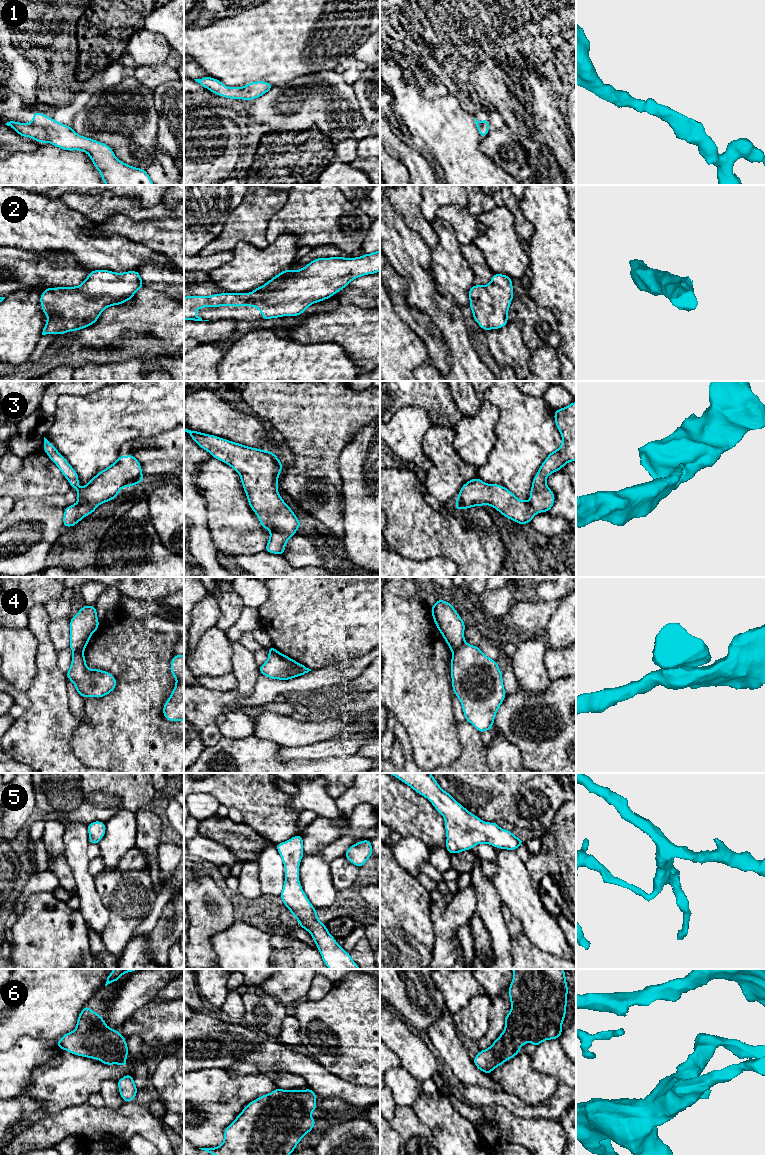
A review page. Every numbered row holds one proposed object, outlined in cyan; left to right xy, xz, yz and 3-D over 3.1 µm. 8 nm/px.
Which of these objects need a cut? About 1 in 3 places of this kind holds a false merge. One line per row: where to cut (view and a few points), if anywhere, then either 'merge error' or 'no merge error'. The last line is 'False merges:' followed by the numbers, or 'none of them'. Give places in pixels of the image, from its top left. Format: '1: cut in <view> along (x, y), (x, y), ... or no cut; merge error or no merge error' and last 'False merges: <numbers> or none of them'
1: no cut; no merge error
2: no cut; no merge error
3: no cut; no merge error
4: cut in yz along (465, 642), (453, 652); merge error
5: no cut; no merge error
6: no cut; no merge error
False merges: 4

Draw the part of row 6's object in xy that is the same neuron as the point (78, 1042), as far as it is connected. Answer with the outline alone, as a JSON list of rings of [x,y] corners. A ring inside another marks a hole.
[[[88,1005],[79,1013],[75,1030],[63,1035],[56,1045],[71,1054],[97,1059],[106,1065],[118,1064],[127,1067],[126,1056],[129,1055],[129,1050],[125,1037],[116,1029],[108,1027],[104,1018],[93,1012]]]

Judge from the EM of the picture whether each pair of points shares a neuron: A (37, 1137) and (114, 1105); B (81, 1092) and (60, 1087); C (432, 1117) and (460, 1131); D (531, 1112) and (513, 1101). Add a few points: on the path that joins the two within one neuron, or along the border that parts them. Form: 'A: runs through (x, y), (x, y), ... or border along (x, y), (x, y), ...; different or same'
A: border along (124, 1102), (116, 1110), (110, 1110), (105, 1106); different
B: runs through (76, 1087), (65, 1087); same
C: runs through (439, 1117), (453, 1131); same
D: runs through (527, 1111), (522, 1110), (517, 1105); same

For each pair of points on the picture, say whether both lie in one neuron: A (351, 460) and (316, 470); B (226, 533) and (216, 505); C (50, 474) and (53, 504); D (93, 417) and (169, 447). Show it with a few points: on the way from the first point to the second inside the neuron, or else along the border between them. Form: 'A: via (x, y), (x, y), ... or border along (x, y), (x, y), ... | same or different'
A: border along (348, 443), (339, 458), (341, 487) | different
B: via (227, 526), (227, 516), (223, 512) | same
C: border along (71, 487), (63, 494), (50, 494), (29, 498) | different
D: border along (167, 431), (135, 439) | different

